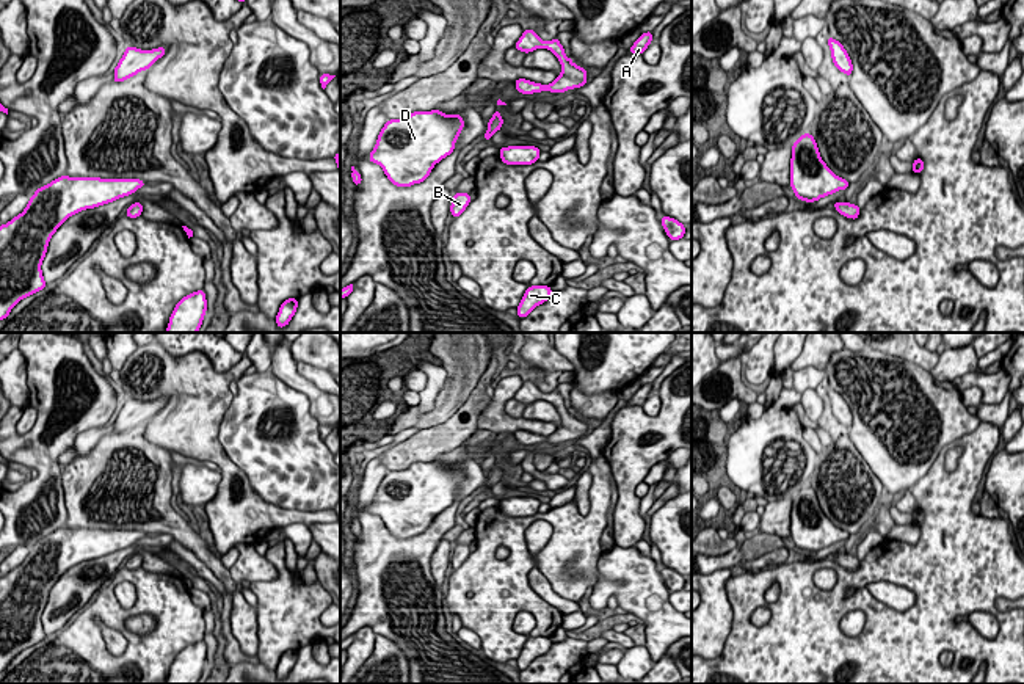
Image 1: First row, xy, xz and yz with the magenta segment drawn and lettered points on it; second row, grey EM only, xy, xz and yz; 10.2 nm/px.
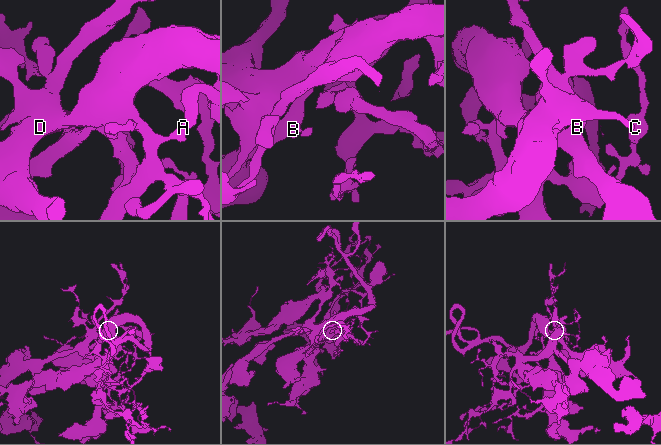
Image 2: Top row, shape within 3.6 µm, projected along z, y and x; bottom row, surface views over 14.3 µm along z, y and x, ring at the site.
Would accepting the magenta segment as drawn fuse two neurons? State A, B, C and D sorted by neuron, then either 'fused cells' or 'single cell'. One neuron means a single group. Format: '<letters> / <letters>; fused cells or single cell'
A B C D; single cell

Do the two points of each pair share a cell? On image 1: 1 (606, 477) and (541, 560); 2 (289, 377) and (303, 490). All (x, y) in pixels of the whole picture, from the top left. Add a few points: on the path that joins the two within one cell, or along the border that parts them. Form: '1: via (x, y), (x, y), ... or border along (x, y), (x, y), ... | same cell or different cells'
1: via (599, 501), (598, 515), (565, 548) | same cell
2: border along (270, 369), (287, 385), (306, 396), (312, 416) | different cells

